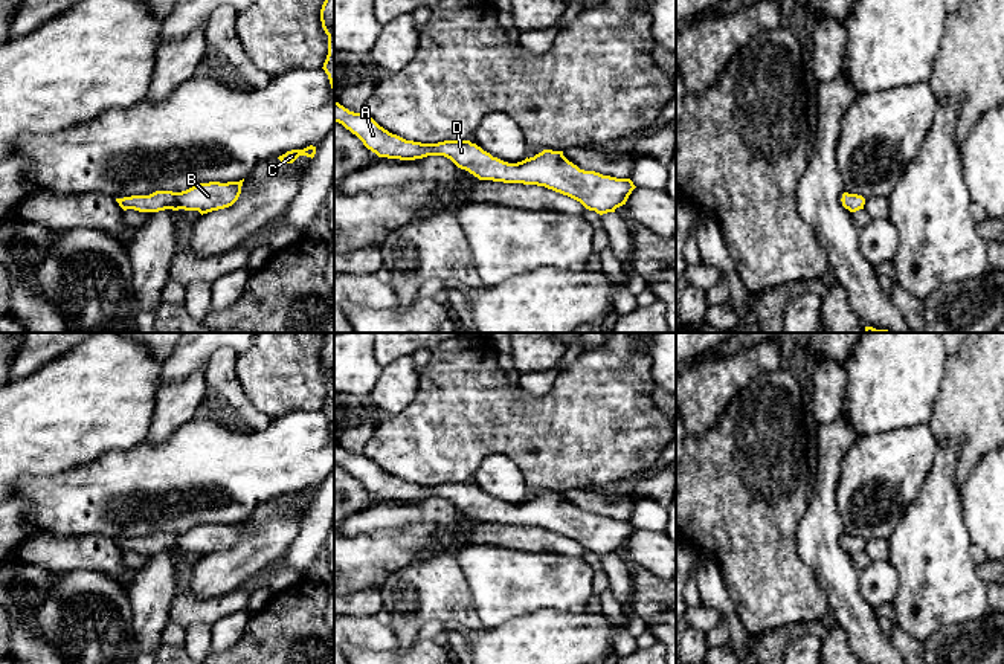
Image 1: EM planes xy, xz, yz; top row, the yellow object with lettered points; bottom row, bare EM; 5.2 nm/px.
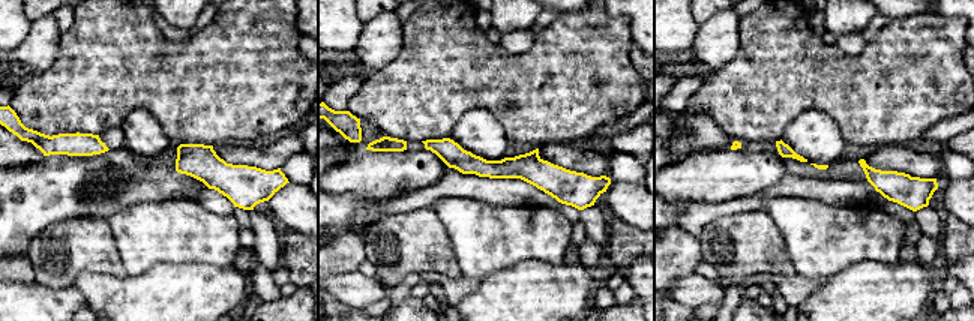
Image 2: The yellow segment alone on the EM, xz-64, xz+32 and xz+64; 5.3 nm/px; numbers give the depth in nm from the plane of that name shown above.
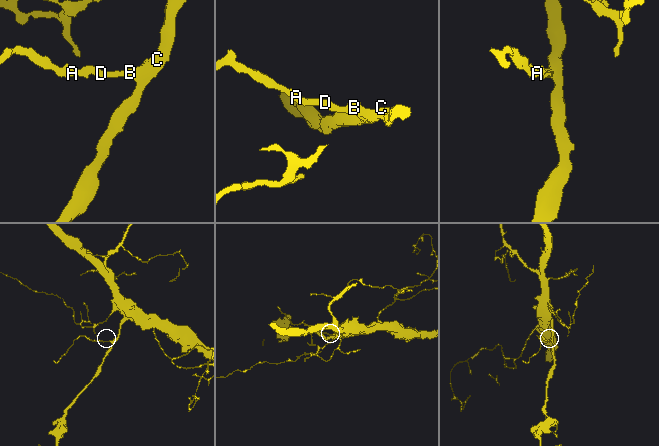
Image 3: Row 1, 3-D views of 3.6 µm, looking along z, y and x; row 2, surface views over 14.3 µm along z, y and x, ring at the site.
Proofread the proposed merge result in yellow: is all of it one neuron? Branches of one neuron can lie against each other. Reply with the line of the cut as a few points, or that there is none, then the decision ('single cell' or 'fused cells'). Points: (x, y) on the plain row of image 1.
no cut; single cell

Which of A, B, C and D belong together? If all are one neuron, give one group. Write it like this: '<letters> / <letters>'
A B C D

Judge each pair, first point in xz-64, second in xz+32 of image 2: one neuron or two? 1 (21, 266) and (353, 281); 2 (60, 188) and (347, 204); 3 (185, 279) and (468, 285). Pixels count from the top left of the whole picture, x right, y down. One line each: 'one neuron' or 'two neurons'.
1: one neuron
2: one neuron
3: two neurons

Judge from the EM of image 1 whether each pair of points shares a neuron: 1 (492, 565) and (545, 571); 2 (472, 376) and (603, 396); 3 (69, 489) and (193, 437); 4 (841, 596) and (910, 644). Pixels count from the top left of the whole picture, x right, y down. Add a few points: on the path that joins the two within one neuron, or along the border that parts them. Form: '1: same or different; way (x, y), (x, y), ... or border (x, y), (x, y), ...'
1: same; way (505, 571), (531, 571)
2: same; way (504, 408), (571, 408)
3: same; way (99, 489), (144, 486), (162, 467)
4: different; border (890, 637), (896, 647)

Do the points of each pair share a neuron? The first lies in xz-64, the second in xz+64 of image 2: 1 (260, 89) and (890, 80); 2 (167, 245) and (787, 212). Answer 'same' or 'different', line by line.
1: same
2: same

